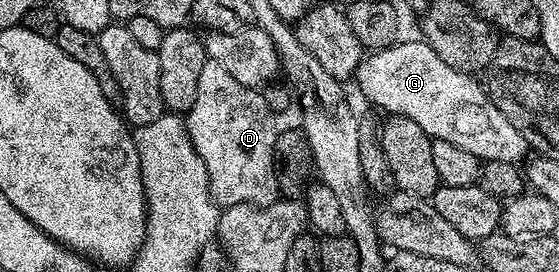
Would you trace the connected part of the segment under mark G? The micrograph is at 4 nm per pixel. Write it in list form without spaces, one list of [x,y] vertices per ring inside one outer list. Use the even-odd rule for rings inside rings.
[[[422,38],[404,42],[400,40],[389,48],[369,53],[360,62],[354,75],[354,82],[357,82],[359,90],[374,105],[386,110],[384,112],[389,115],[400,114],[414,120],[414,124],[418,124],[433,141],[440,139],[448,144],[455,144],[481,162],[502,160],[503,163],[521,163],[521,159],[530,152],[524,134],[498,111],[497,106],[490,100],[487,89],[476,81],[478,80],[473,75],[451,68]]]

